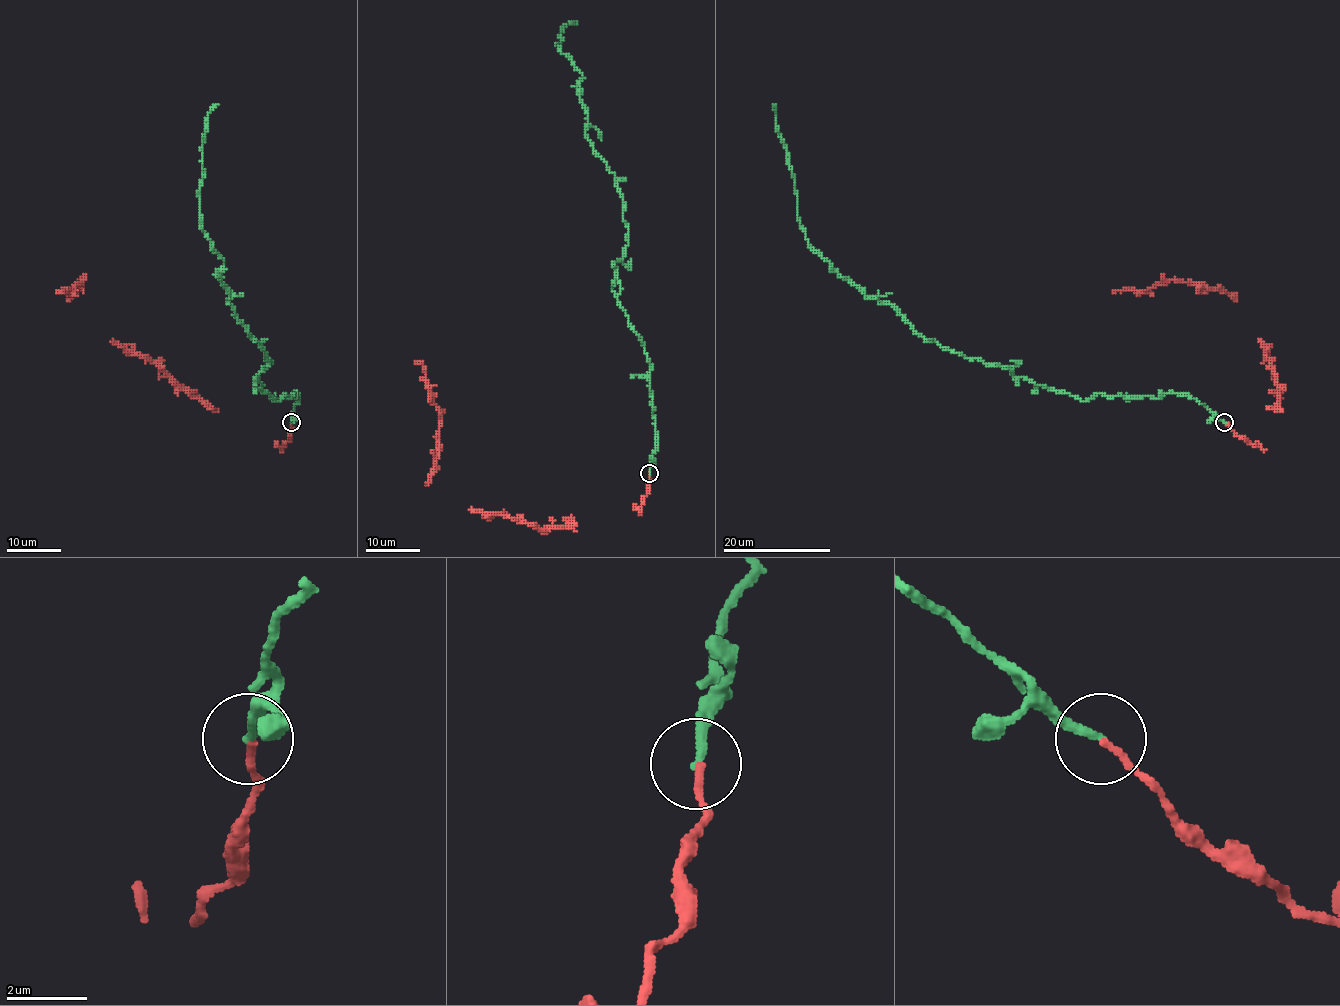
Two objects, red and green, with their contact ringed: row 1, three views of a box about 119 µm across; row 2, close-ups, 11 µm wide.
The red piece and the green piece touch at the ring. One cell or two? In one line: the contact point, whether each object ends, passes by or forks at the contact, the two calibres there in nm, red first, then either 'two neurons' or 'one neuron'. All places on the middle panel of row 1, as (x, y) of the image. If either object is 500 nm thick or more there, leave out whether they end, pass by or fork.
place (649, 473); red ends; green ends; calibres 180 and 220 nm; one neuron

